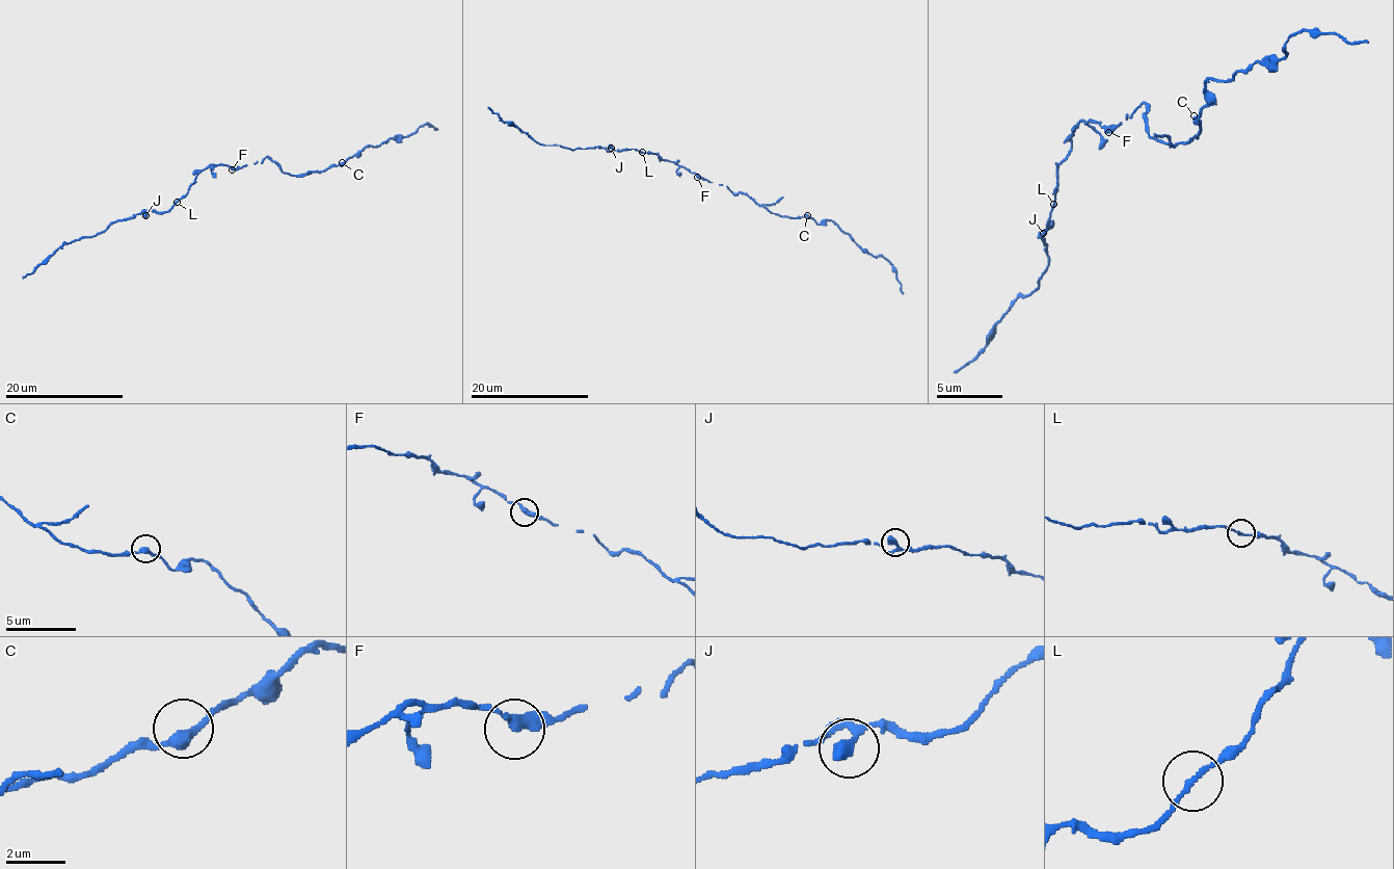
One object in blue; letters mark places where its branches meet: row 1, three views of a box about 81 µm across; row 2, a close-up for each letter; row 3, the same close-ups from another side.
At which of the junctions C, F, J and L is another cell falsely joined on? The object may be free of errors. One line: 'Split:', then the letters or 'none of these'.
Split: none of these

